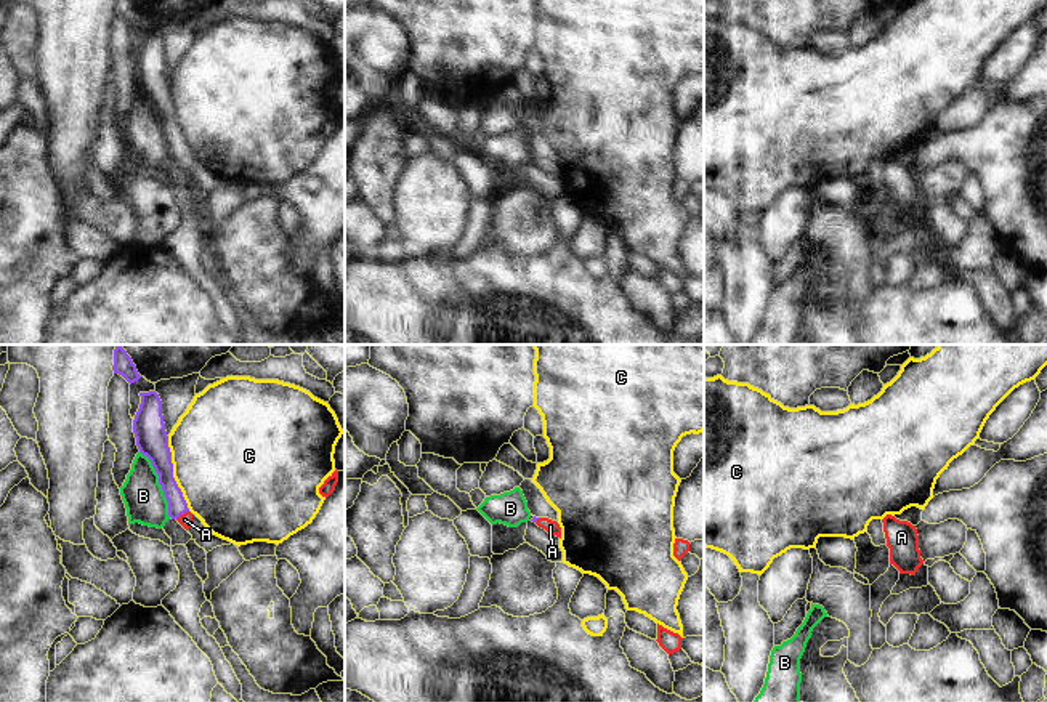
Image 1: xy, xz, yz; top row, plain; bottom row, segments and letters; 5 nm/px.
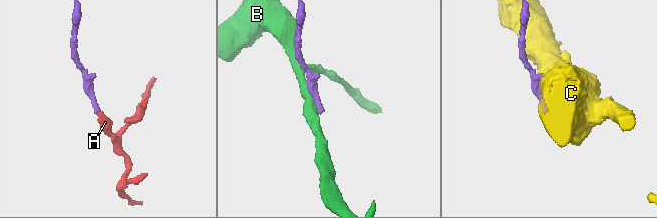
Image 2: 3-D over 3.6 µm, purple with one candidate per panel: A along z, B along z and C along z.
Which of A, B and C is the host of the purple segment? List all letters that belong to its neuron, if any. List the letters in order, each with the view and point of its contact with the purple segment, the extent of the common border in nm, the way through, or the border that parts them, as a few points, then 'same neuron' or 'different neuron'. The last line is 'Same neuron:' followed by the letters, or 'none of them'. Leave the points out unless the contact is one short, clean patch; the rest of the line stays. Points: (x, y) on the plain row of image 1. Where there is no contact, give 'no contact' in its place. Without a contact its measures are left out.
A: xy (181, 154) | 80 nm | across xy (177, 146), (181, 154), (185, 161) | same neuron
B: xy (159, 124) | 360 nm | different neuron
C: xy (172, 114) | 400 nm | different neuron
Same neuron: A

